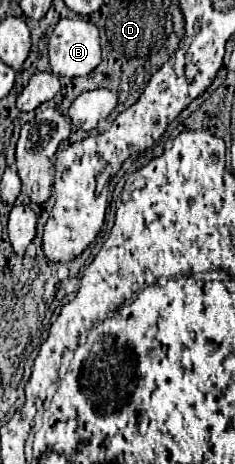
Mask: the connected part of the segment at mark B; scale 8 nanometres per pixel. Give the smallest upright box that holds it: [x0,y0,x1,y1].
[49,18,101,76]

